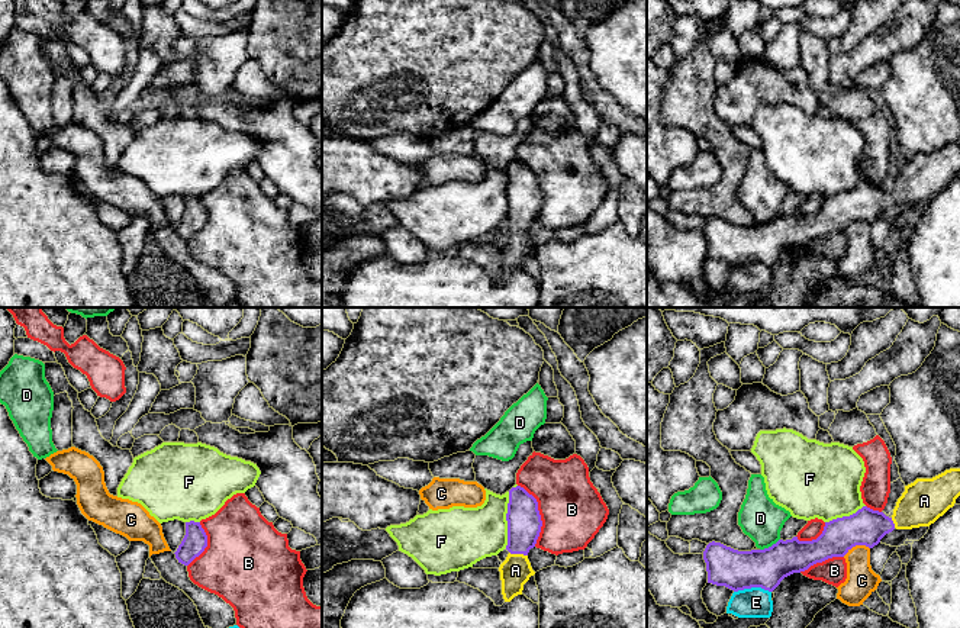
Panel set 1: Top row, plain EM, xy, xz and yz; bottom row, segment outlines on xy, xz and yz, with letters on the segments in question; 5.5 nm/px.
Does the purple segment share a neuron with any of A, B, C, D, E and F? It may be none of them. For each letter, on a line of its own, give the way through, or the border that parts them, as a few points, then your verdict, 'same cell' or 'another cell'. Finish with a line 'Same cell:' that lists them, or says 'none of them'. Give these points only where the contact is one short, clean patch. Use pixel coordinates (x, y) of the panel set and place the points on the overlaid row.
A: across xz (524, 521), (518, 553), (515, 570) | same cell
B: another cell
C: along yz (869, 547), (853, 546), (843, 556) | another cell
D: along yz (779, 538), (760, 550) | another cell
E: another cell
F: along xz (509, 492), (505, 547) | another cell
Same cell: A

